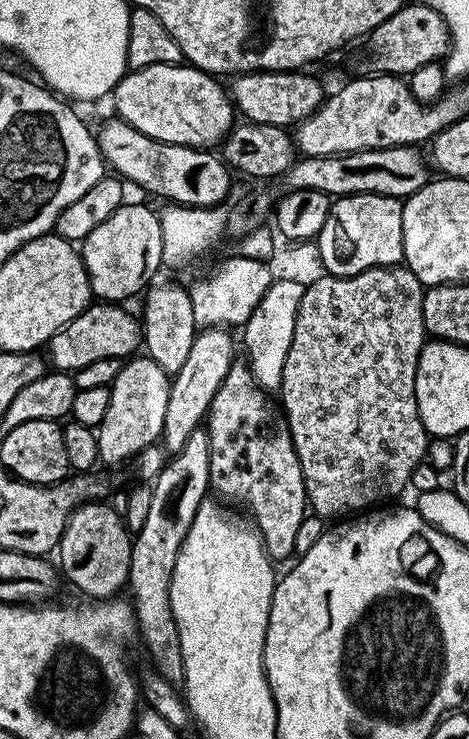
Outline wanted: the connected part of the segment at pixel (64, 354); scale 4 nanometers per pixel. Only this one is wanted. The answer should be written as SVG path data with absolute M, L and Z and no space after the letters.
M92 302L49 338L46 345L46 360L55 371L74 374L82 370L82 366L98 362L98 358L131 357L141 344L142 324L137 317L135 320L119 303Z

